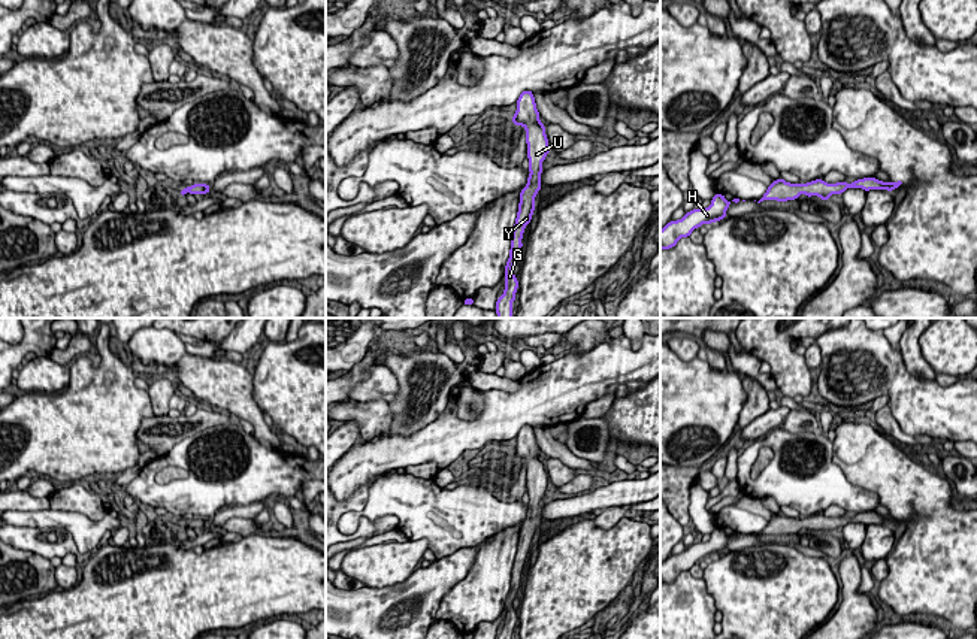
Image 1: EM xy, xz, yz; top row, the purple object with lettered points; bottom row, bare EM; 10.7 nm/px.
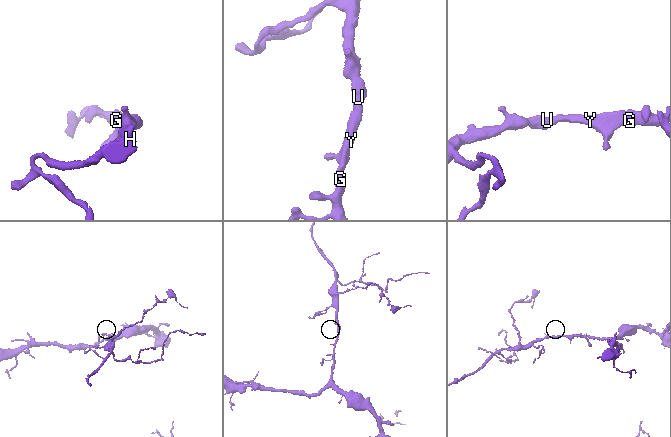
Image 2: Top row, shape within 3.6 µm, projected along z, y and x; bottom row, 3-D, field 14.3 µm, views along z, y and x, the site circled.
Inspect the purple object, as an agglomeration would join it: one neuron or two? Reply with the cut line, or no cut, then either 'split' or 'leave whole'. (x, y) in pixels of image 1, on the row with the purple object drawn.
no cut | leave whole

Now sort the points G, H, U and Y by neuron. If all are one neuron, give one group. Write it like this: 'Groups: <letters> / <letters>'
Groups: G H U Y

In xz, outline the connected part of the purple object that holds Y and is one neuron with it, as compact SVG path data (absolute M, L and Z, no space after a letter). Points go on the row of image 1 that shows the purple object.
M526 90L517 100L517 110L512 115L512 124L526 128L527 158L529 158L529 178L526 187L520 191L518 212L511 237L509 258L505 266L505 290L496 302L497 318L514 318L512 302L515 300L518 281L512 273L517 263L520 249L523 248L521 239L526 225L532 221L535 211L535 197L541 190L542 161L550 154L545 127L539 119L533 93Z

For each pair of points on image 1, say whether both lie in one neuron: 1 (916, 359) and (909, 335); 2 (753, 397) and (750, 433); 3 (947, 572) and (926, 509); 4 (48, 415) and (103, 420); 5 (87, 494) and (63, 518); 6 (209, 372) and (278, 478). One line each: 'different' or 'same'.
1: same
2: different
3: same
4: same
5: different
6: different

